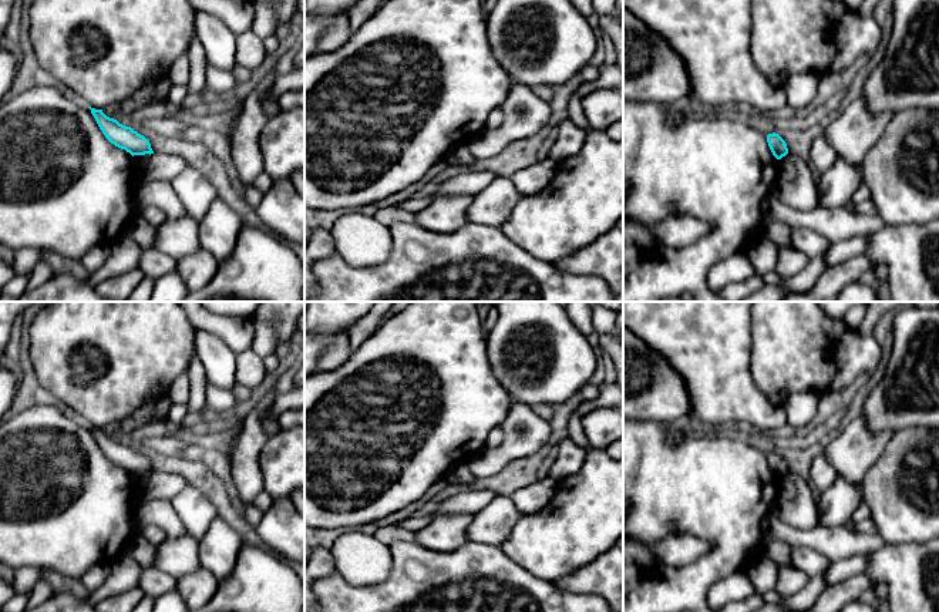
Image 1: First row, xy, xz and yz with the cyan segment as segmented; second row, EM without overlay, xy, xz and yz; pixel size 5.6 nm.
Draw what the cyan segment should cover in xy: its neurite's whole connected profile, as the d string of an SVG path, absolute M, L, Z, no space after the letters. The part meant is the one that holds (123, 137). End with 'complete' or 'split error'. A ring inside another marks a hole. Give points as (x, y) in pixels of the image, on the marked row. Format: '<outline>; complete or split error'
M88 108L91 110L100 130L111 144L125 149L132 157L154 154L149 141L144 135L138 134L131 127L125 127L117 120L107 117L102 110Z; complete

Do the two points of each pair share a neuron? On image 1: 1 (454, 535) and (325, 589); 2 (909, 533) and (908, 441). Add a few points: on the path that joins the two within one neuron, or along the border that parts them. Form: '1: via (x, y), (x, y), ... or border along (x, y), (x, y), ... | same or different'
1: border along (413, 541), (437, 551), (454, 551), (460, 547) | different
2: via (909, 510), (912, 464) | same

